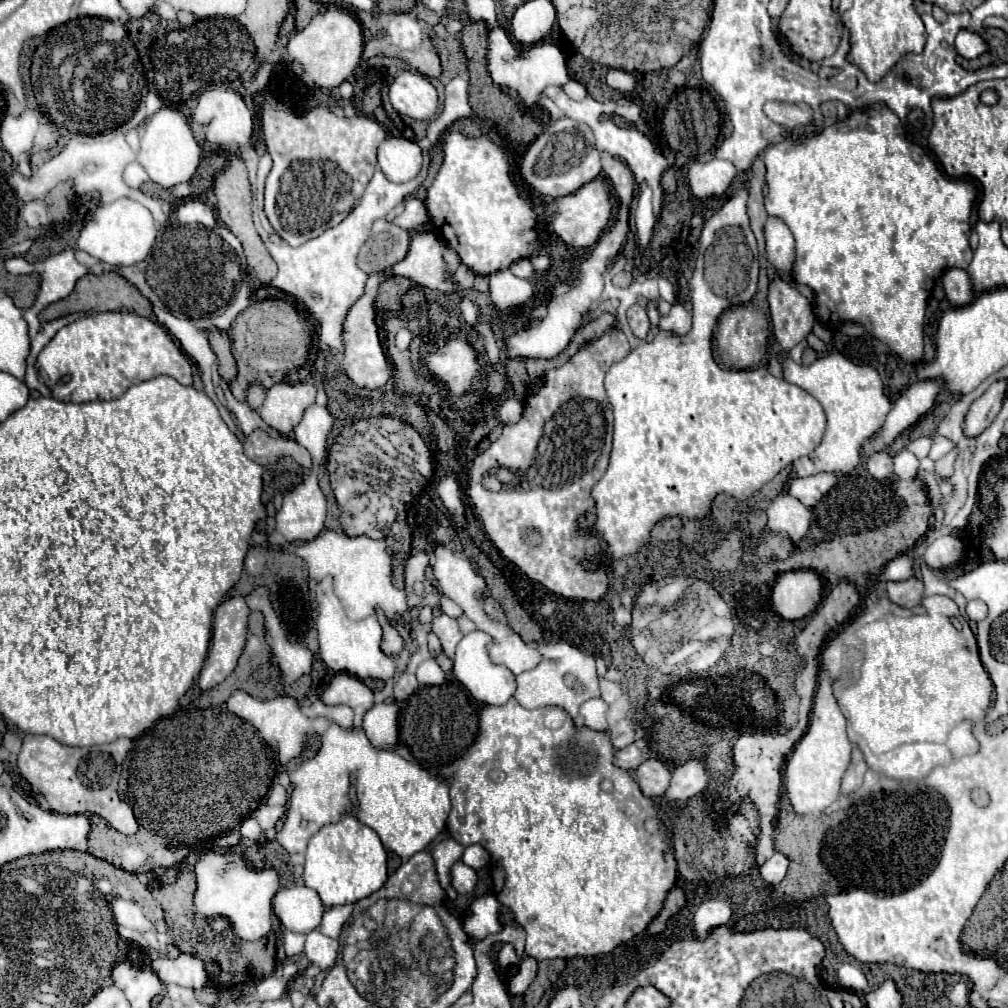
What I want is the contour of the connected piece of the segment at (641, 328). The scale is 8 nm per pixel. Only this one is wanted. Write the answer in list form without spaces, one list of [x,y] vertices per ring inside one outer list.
[[[634,304],[630,310],[628,310],[628,322],[630,322],[630,328],[634,332],[636,338],[644,340],[646,334],[650,332],[650,320],[648,320],[648,314],[646,314],[646,308]]]

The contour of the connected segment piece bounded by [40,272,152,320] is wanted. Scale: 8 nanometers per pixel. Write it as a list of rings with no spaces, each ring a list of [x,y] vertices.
[[[104,272],[100,276],[96,276],[96,274],[82,276],[76,282],[76,288],[68,298],[54,302],[40,312],[40,320],[56,320],[56,318],[72,314],[72,312],[108,312],[108,310],[114,310],[114,312],[126,310],[126,312],[136,312],[140,316],[152,318],[150,300],[144,298],[134,284],[128,284],[128,280],[124,280],[118,272]]]

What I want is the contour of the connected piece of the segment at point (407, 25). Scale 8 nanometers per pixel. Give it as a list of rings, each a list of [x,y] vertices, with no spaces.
[[[376,12],[372,16],[360,16],[364,20],[364,26],[370,28],[374,34],[372,46],[376,48],[374,54],[384,54],[384,56],[400,56],[406,60],[412,68],[422,72],[428,78],[438,78],[442,74],[440,58],[436,54],[436,48],[430,42],[430,32],[432,28],[424,28],[424,22],[418,18],[418,12],[398,12],[398,14],[382,14]]]

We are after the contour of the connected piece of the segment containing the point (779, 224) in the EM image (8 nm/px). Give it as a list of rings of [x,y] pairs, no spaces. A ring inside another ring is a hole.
[[[768,216],[764,224],[764,236],[766,236],[768,262],[774,268],[790,272],[794,262],[794,238],[790,228],[780,218]]]

